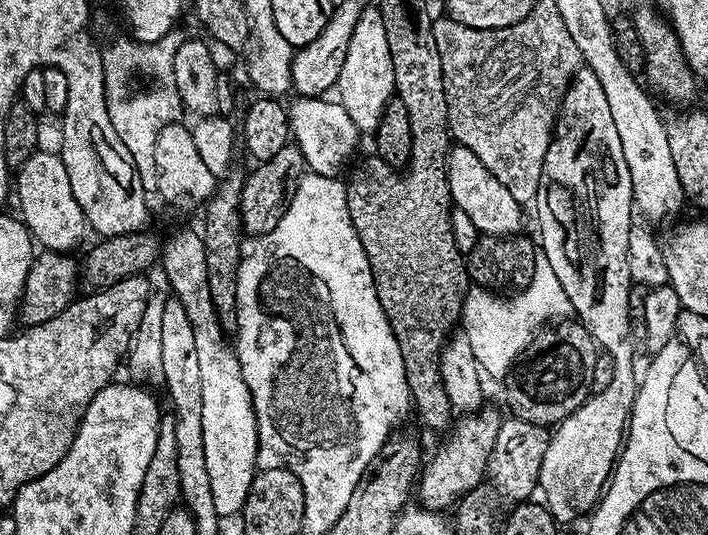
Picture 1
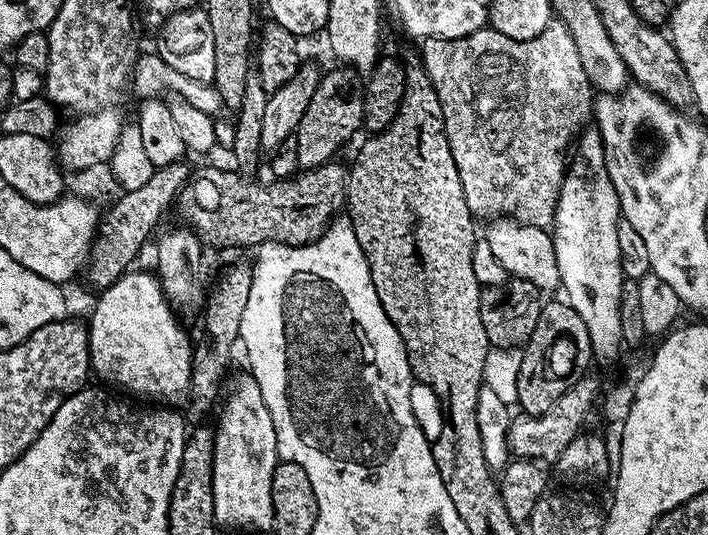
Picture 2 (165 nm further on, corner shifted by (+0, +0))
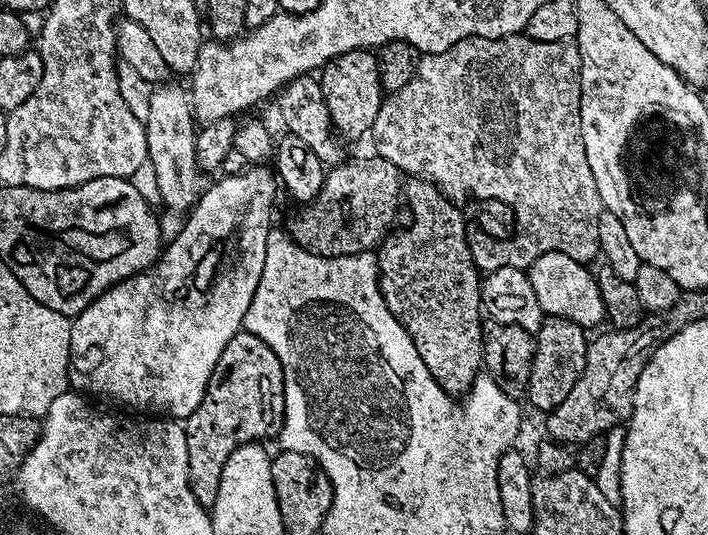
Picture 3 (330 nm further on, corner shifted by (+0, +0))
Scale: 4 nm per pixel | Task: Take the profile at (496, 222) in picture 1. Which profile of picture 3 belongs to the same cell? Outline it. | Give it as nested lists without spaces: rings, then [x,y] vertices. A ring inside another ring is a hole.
[[[547,252],[539,256],[527,273],[543,312],[566,318],[585,330],[591,330],[595,324],[603,325],[606,319],[602,295],[599,294],[595,275],[588,270],[585,265],[561,252]]]

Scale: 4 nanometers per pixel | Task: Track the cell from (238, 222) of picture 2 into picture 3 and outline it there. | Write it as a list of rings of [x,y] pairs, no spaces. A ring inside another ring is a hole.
[[[369,156],[369,160],[348,158],[343,164],[329,167],[322,190],[318,190],[315,198],[299,209],[300,216],[289,222],[288,228],[296,239],[293,241],[305,252],[313,252],[315,256],[353,256],[358,252],[372,252],[384,243],[385,236],[393,227],[391,224],[396,220],[396,211],[402,208],[402,173],[380,156]]]

